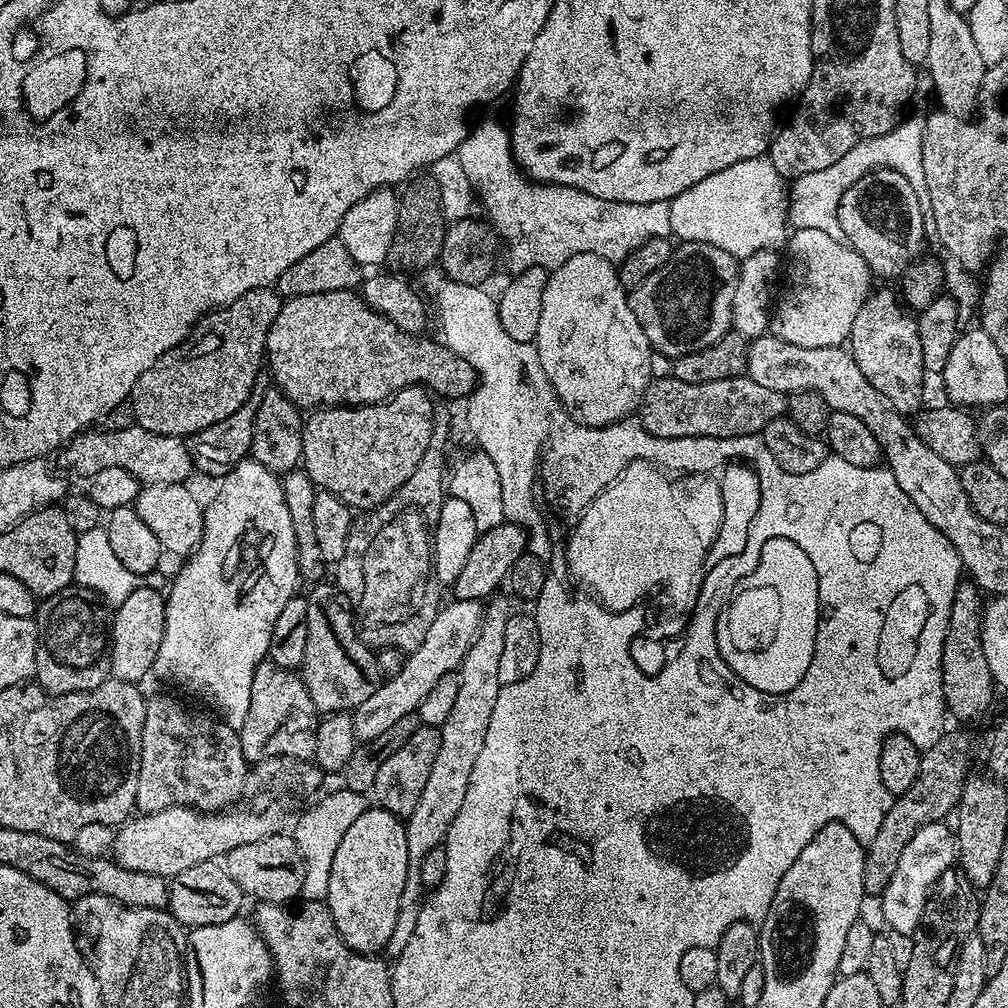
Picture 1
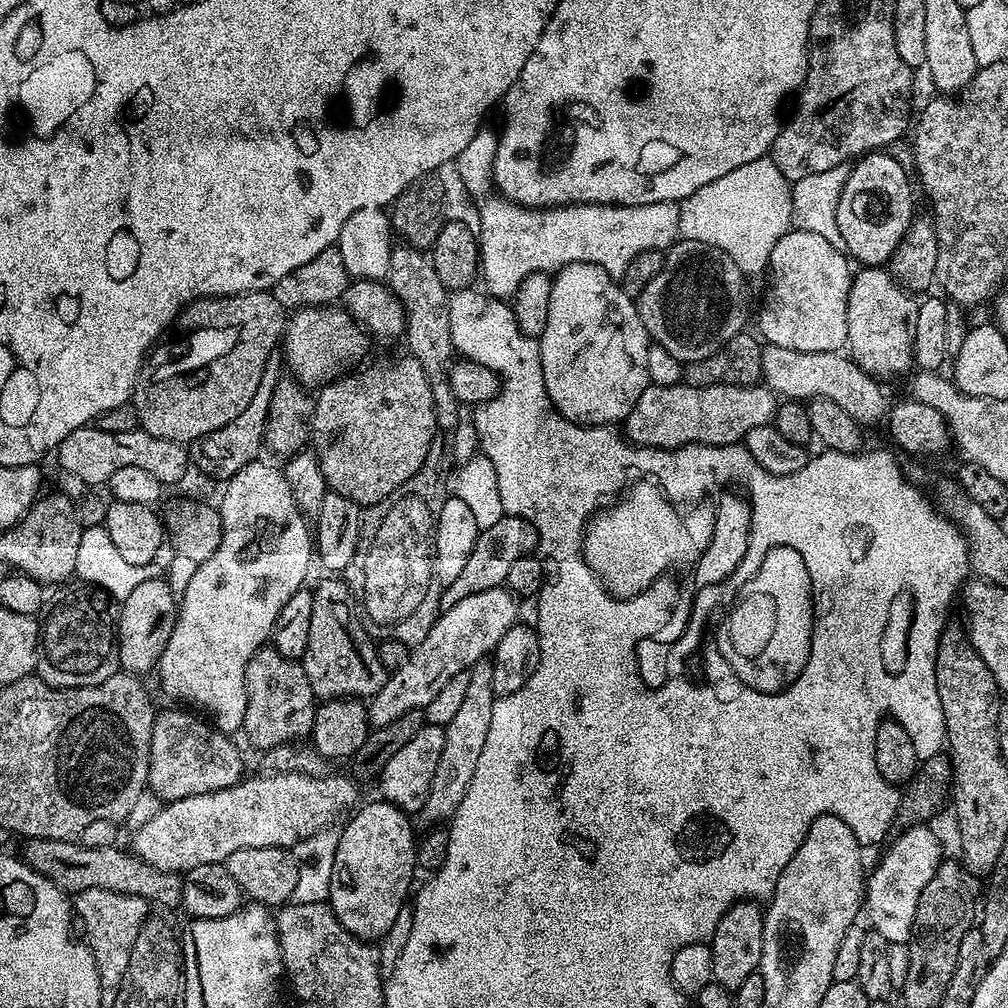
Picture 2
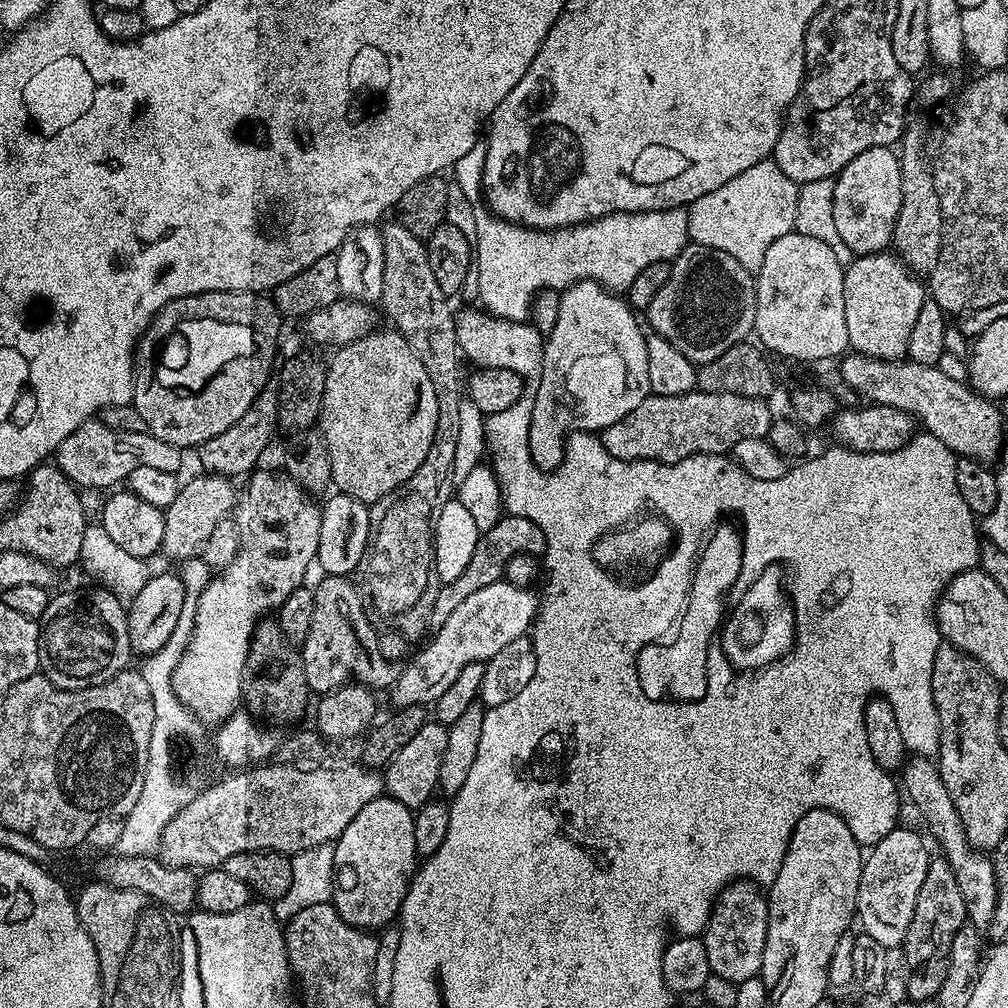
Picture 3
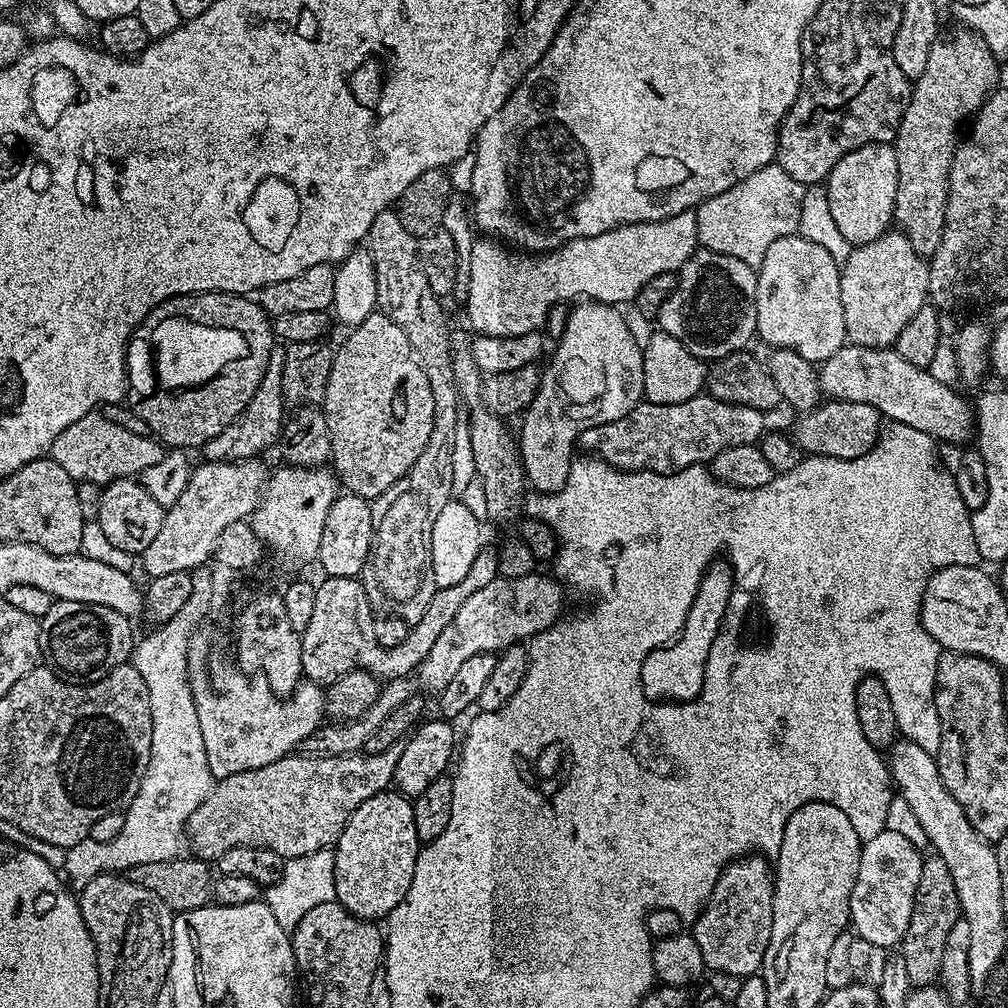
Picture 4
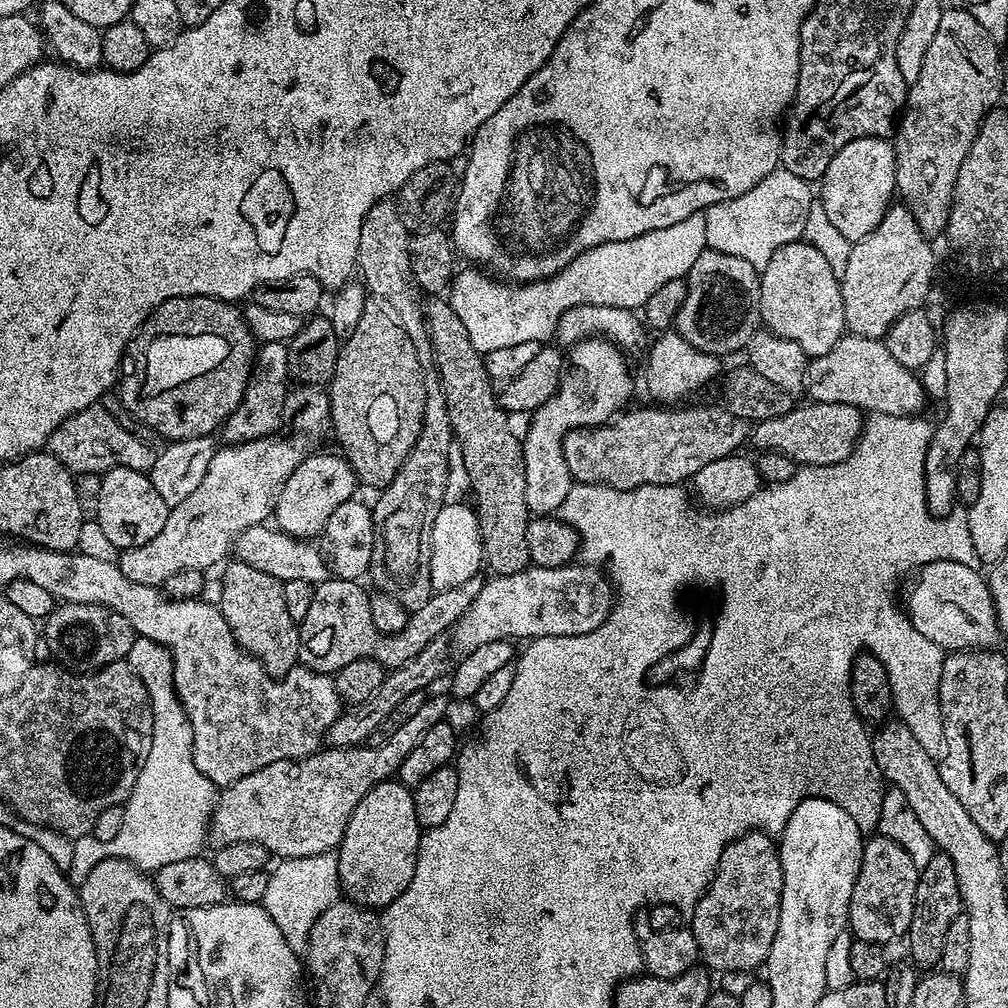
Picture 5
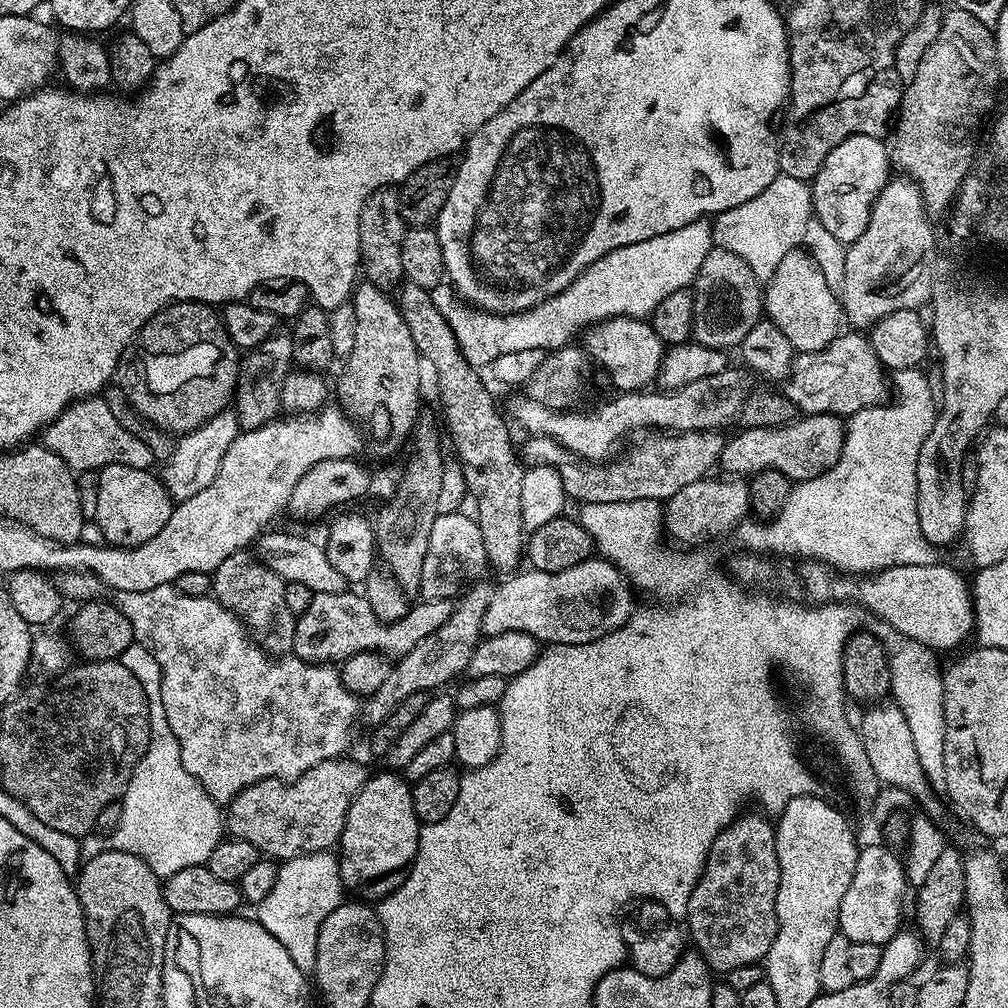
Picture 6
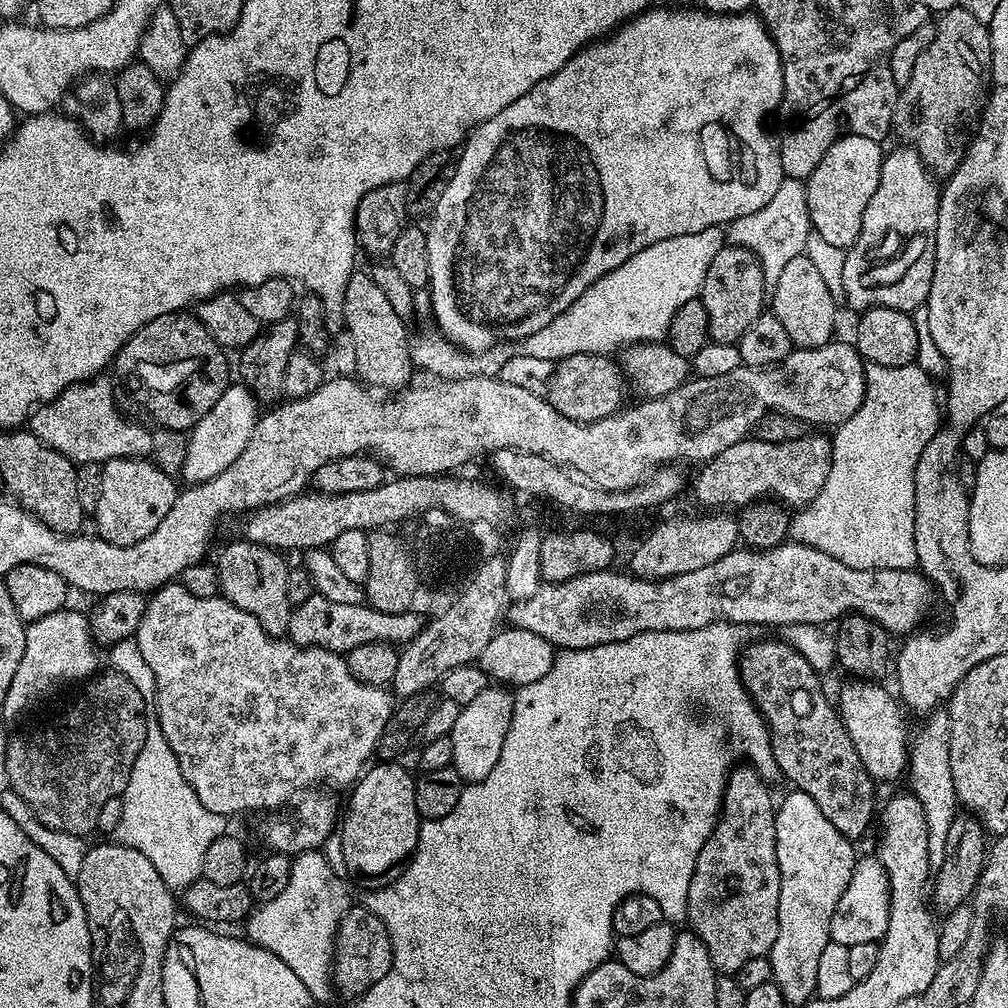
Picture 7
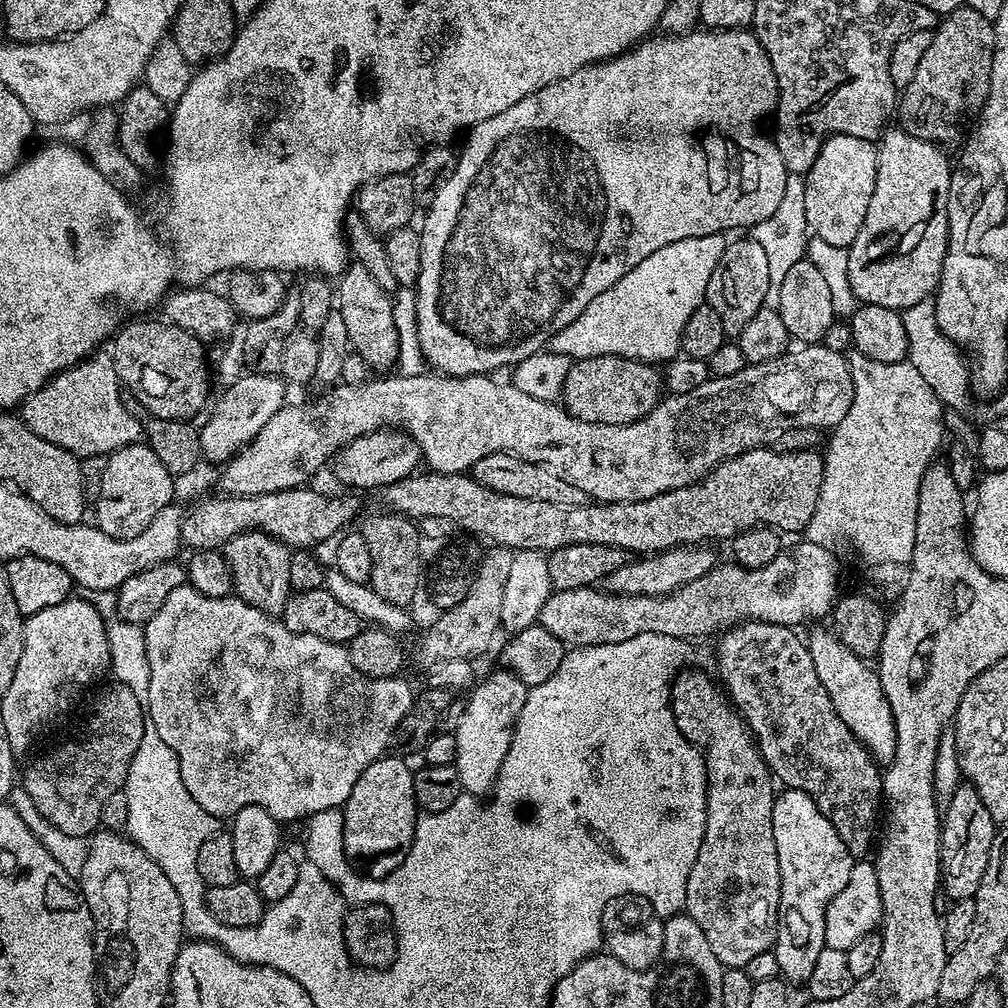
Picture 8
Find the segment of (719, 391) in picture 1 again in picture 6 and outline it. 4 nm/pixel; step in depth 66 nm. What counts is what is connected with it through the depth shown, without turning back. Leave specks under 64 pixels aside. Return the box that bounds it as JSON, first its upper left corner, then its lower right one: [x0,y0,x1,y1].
[528,431,726,505]

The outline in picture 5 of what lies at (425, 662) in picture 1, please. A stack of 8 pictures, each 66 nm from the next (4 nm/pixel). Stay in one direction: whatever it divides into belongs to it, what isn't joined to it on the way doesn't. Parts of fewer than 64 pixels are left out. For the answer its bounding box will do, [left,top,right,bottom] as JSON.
[454,562,614,653]

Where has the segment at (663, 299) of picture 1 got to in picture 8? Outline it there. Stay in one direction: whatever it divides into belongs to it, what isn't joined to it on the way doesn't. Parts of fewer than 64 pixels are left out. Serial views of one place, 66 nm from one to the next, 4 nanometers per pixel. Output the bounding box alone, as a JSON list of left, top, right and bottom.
[706,238,770,337]

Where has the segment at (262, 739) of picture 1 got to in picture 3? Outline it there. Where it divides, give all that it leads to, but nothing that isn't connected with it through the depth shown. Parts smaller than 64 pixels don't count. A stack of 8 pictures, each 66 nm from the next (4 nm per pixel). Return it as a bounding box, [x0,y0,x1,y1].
[242,619,310,725]

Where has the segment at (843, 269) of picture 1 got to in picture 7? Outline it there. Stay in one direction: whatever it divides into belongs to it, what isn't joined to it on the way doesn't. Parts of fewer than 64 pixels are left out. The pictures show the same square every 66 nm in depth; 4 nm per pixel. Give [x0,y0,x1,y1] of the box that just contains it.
[770,255,838,348]

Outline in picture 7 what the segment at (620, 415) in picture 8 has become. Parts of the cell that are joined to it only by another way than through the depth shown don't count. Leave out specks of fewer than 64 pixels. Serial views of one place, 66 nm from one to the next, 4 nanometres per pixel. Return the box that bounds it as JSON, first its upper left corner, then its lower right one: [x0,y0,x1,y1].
[546,354,626,424]

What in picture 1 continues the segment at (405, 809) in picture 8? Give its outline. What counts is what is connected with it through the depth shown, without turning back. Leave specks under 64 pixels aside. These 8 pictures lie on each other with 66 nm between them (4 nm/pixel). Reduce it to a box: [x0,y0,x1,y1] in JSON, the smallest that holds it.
[326,806,408,954]

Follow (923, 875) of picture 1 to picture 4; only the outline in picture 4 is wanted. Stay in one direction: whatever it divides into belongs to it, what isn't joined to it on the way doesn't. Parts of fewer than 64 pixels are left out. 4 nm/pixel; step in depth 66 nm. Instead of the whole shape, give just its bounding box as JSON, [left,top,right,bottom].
[850,830,925,950]

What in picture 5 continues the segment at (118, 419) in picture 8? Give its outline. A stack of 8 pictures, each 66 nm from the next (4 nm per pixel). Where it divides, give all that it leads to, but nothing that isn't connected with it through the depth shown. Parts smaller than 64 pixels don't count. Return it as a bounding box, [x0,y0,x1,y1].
[46,406,157,474]

